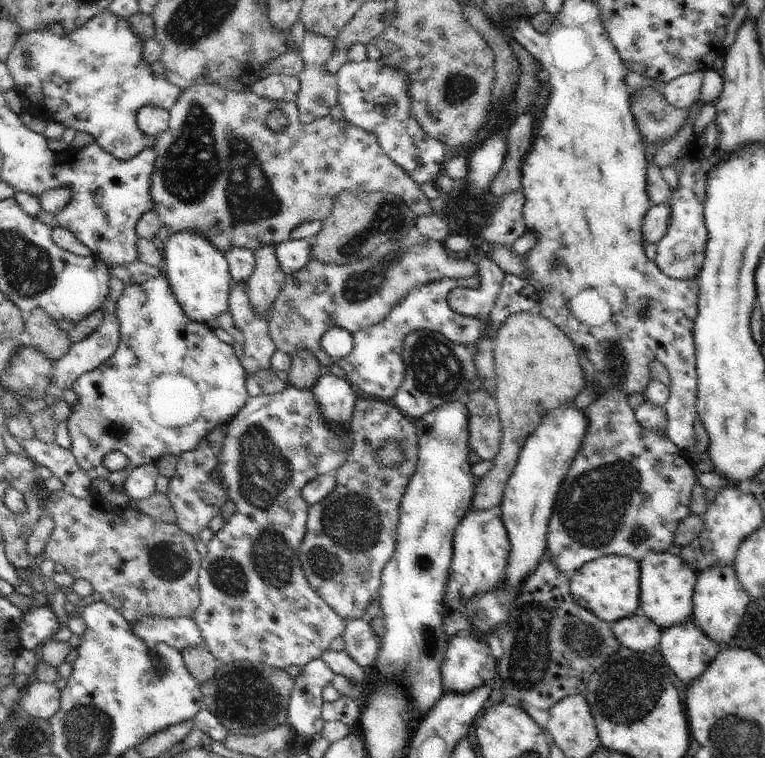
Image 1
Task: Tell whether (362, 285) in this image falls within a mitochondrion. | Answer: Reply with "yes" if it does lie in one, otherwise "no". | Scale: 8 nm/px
yes

